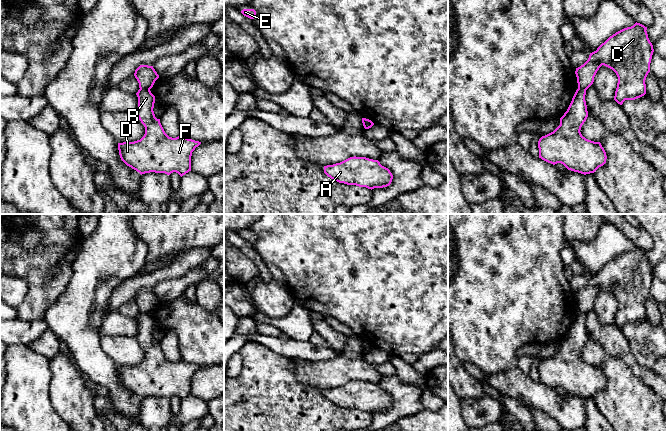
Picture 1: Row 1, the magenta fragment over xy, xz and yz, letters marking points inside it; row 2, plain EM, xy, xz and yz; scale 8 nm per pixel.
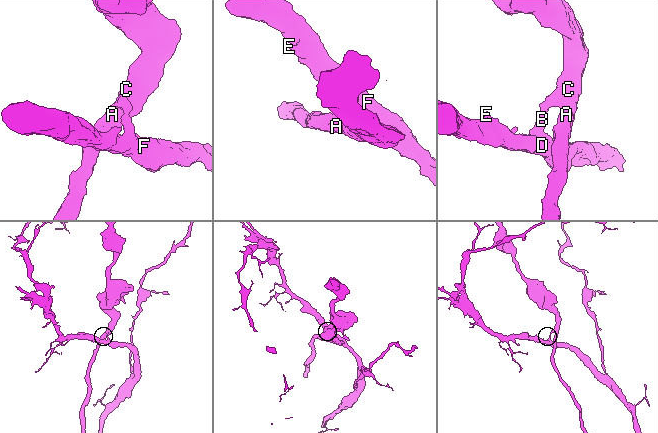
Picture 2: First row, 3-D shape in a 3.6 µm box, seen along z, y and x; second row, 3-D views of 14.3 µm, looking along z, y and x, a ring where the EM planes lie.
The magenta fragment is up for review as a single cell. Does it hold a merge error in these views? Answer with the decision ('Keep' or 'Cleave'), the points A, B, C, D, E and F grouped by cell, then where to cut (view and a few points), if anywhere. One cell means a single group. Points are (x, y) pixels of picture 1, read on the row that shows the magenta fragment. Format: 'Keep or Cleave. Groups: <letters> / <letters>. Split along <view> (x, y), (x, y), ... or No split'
Cleave. Groups: A C / B D E F. Split along xy (140, 88), (147, 88), (149, 90)

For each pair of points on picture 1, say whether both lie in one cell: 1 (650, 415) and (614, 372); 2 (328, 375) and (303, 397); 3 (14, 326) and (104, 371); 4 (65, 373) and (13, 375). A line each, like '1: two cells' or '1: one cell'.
1: one cell
2: two cells
3: two cells
4: two cells

